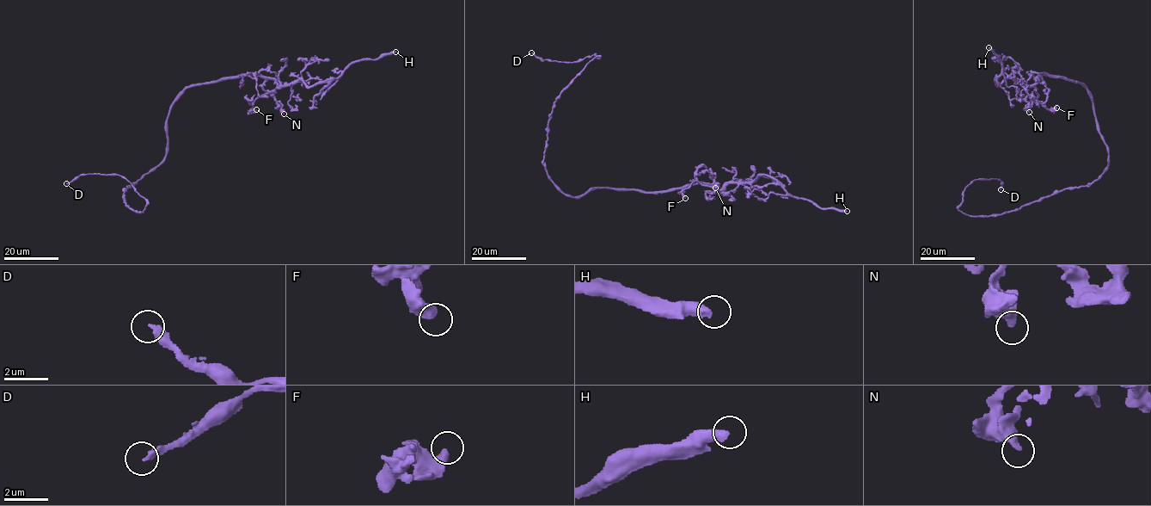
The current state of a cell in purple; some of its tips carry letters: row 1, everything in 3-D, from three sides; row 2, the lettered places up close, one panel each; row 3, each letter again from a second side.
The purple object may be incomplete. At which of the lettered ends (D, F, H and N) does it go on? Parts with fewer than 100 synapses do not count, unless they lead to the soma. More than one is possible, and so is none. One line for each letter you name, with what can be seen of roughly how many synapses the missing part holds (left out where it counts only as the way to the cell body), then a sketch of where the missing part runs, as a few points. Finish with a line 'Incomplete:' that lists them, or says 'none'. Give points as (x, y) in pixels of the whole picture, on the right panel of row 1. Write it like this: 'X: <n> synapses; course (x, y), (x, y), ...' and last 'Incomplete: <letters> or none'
H: 600 synapses
Incomplete: H

